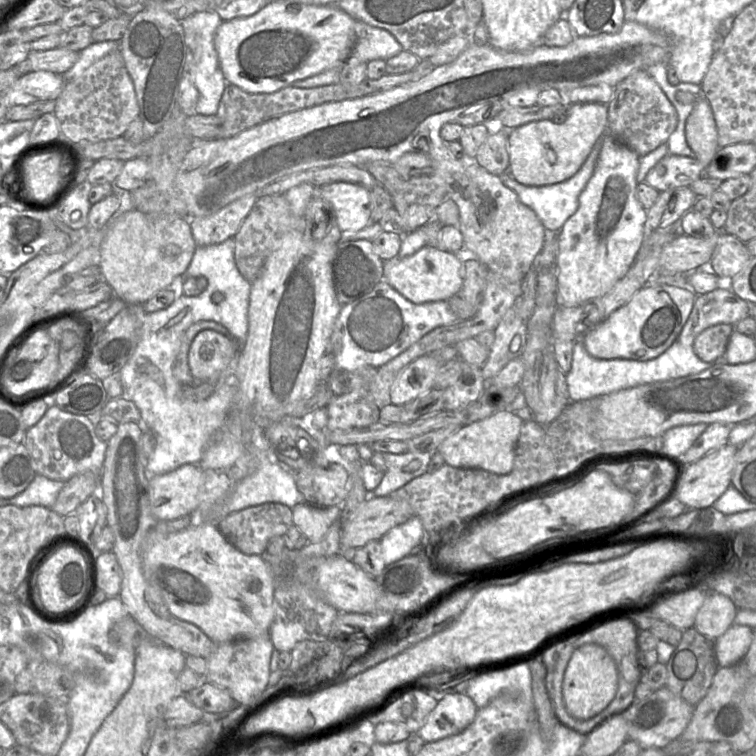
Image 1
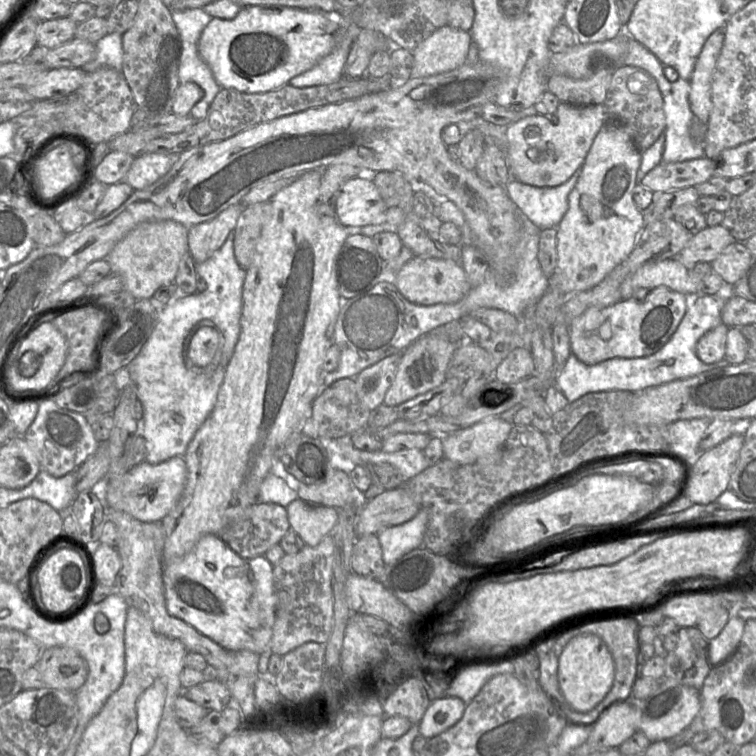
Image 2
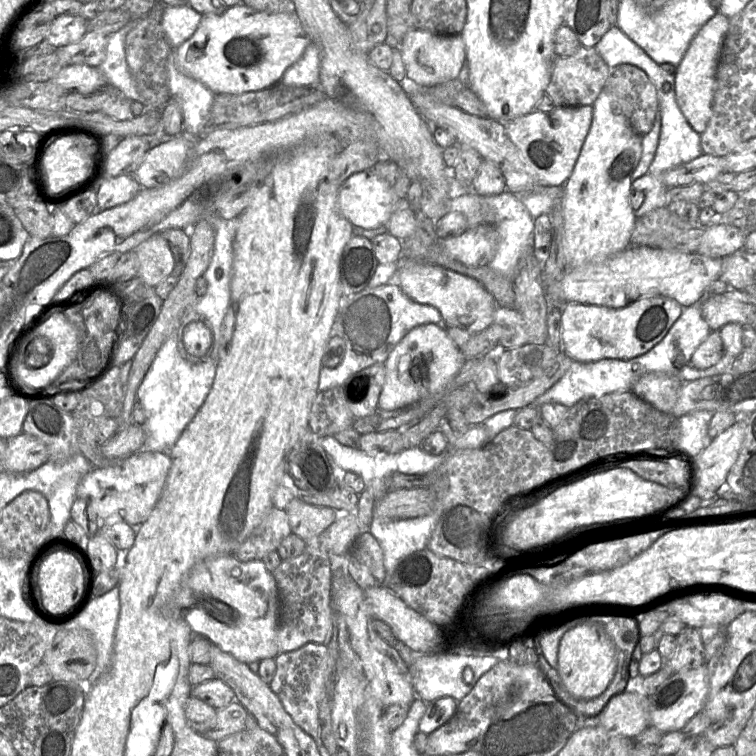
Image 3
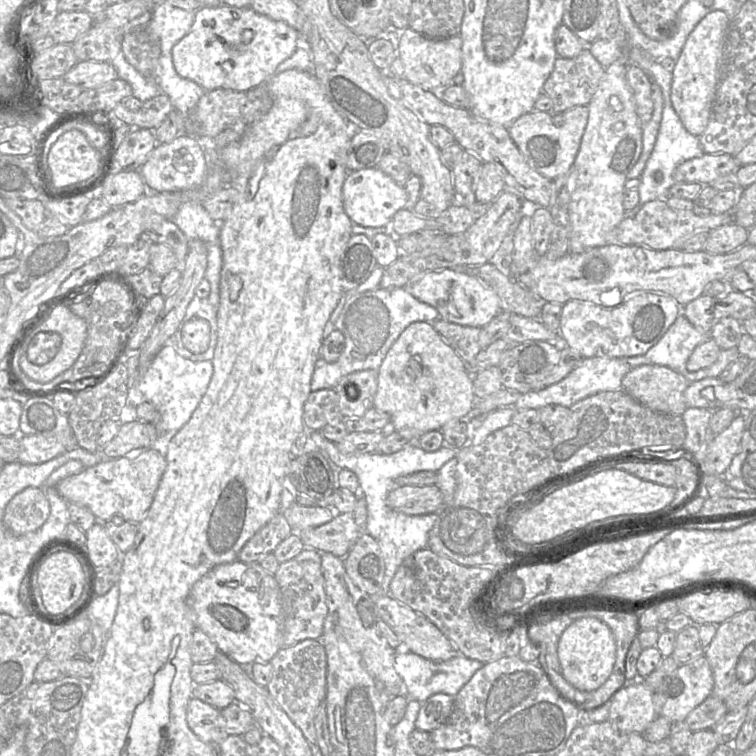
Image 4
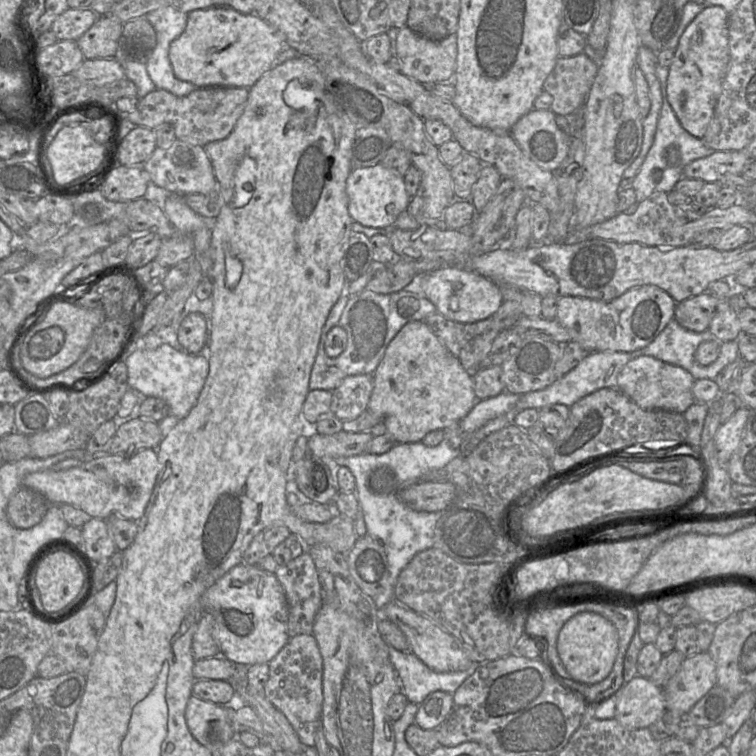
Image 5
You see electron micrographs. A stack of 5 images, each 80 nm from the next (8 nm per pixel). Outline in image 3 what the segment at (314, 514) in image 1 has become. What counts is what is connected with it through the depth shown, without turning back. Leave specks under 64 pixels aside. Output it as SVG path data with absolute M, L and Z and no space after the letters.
M295 497L285 509L292 533L308 541L317 541L319 535L337 518L331 507L310 505Z

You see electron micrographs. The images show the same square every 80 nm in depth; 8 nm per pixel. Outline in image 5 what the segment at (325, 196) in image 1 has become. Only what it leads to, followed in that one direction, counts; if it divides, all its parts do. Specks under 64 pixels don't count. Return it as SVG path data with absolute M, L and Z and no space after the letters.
M378 163L370 167L353 168L347 178L348 212L351 218L366 227L391 229L397 217L407 209L408 195L404 177Z

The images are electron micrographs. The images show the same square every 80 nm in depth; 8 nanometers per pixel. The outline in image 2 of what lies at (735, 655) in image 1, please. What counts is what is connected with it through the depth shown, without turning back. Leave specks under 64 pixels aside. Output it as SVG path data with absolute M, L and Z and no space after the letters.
M732 615L720 634L709 641L708 660L712 666L722 664L736 651L743 635L745 621Z

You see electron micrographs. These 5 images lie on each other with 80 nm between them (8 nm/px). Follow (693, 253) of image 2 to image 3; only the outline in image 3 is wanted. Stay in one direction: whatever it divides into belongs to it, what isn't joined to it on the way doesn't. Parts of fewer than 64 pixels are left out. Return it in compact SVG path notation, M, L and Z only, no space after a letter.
M711 224L705 227L696 253L710 258L724 258L743 249L746 236L729 224Z

